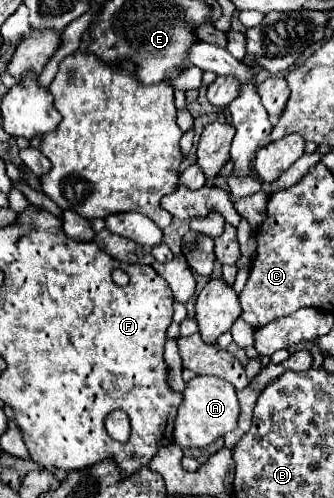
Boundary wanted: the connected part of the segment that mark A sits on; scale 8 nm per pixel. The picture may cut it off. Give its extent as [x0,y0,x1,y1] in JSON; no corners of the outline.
[174,377,238,447]

